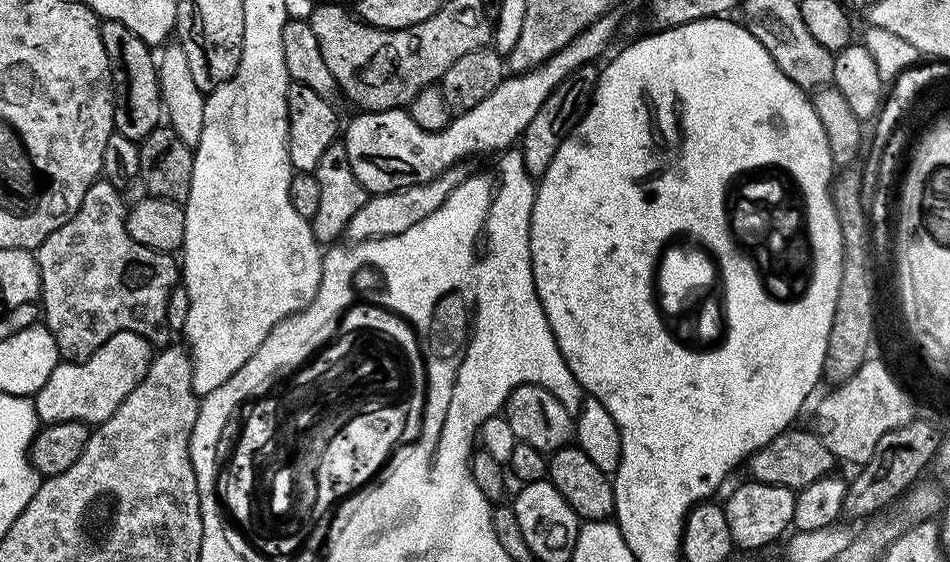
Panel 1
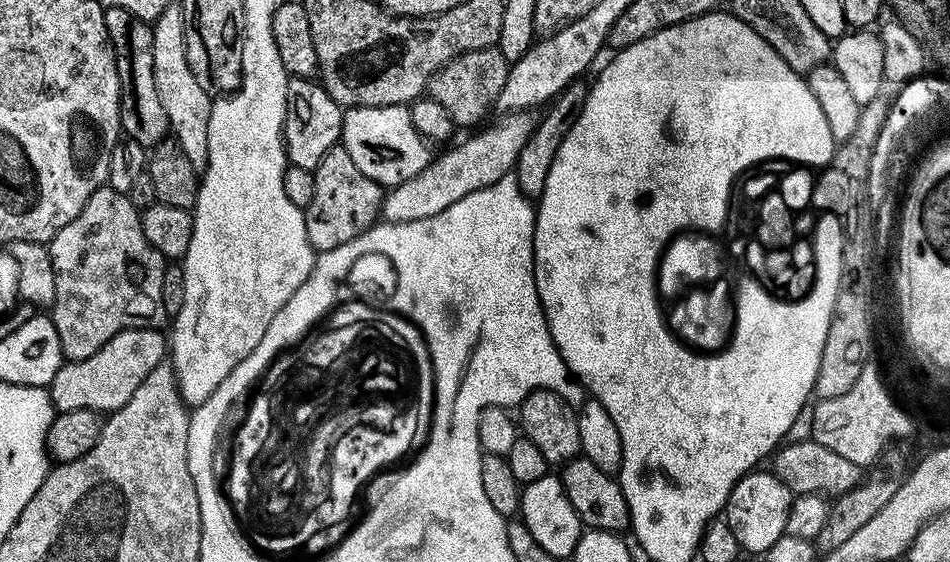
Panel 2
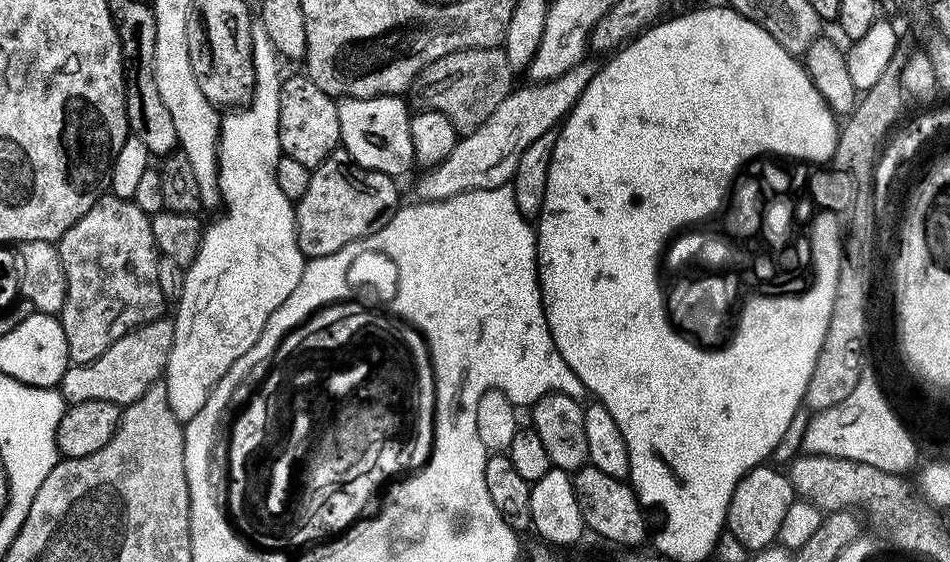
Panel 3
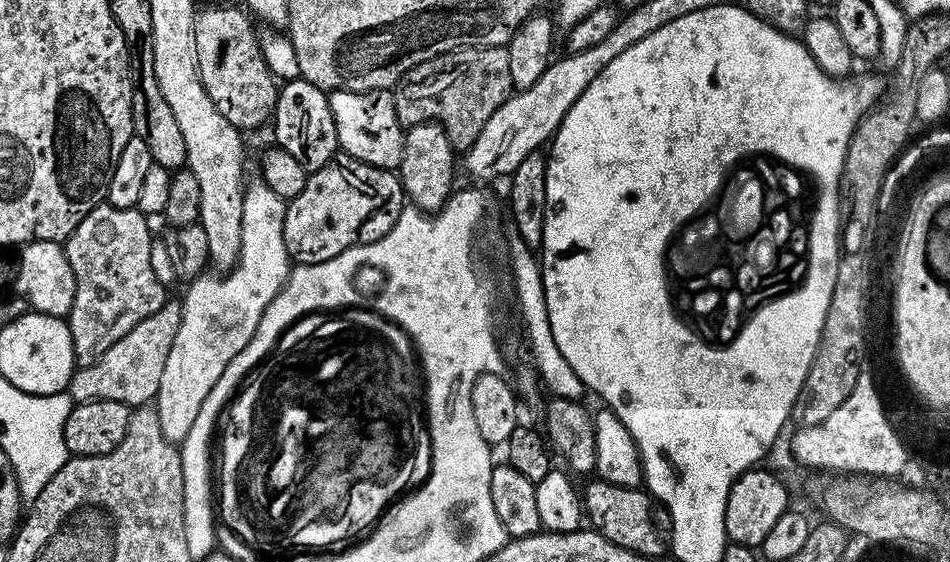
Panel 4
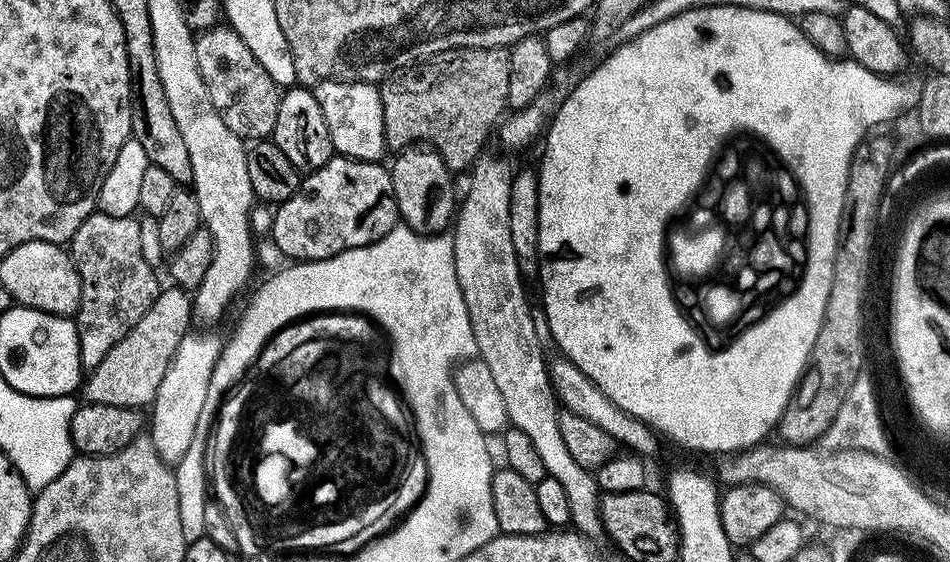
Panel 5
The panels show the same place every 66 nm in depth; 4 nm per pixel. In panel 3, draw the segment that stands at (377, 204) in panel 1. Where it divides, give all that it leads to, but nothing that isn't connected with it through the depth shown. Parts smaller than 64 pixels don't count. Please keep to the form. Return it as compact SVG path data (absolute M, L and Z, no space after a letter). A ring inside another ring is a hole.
M581 62L566 74L553 80L532 82L529 88L517 87L482 126L473 132L465 132L450 150L450 154L441 164L431 165L428 172L416 184L415 199L420 202L445 200L470 190L490 190L503 188L511 181L518 170L518 158L526 151L530 142L542 138L542 134L553 131L572 111L586 86L596 77L597 65Z

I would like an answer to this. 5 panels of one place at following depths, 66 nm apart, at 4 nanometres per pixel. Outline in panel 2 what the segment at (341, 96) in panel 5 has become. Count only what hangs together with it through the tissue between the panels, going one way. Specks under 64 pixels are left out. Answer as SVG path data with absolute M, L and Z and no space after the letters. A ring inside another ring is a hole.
M403 104L347 109L340 135L354 166L358 166L366 178L374 178L374 182L378 182L385 190L406 182L406 178L414 178L414 174L422 174L422 170L426 170L426 166L434 159L434 152L427 148L429 145L425 137L420 135L408 108Z

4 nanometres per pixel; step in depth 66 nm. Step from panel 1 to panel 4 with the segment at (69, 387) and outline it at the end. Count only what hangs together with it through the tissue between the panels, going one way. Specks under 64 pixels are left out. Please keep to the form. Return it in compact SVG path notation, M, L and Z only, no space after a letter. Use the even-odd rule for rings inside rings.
M166 302L154 315L138 322L130 334L122 334L106 354L88 368L77 368L72 373L70 395L76 404L85 404L91 400L109 400L122 402L129 406L144 406L155 401L158 386L162 386L162 369L170 355L170 346L174 346L174 337L182 322L180 304Z

